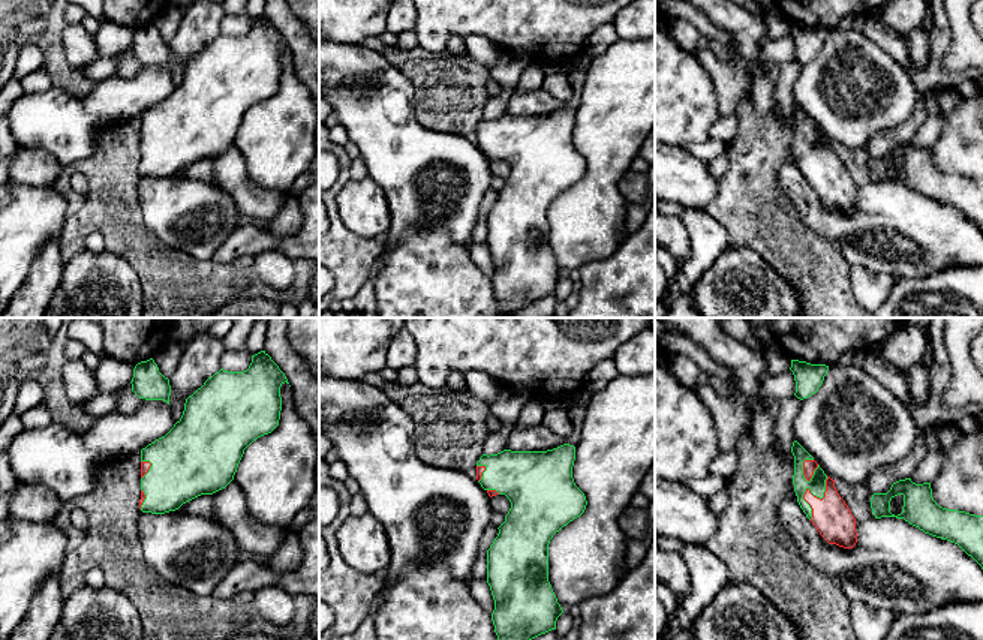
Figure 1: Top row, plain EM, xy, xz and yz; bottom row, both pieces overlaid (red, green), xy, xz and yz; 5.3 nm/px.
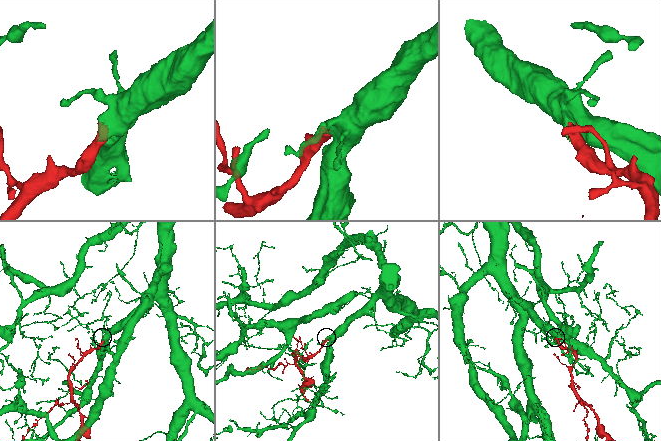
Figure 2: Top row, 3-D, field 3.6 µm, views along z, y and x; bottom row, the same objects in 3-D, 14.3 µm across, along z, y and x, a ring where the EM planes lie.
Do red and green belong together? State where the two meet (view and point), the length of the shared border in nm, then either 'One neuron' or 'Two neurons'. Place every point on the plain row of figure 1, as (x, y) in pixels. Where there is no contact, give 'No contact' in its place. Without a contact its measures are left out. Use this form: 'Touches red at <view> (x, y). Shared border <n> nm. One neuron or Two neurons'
Touches red at yz (809, 155). Shared border 260 nm. One neuron

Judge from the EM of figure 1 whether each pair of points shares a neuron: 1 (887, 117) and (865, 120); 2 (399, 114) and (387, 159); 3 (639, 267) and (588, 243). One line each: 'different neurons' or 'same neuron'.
1: same neuron
2: same neuron
3: different neurons

